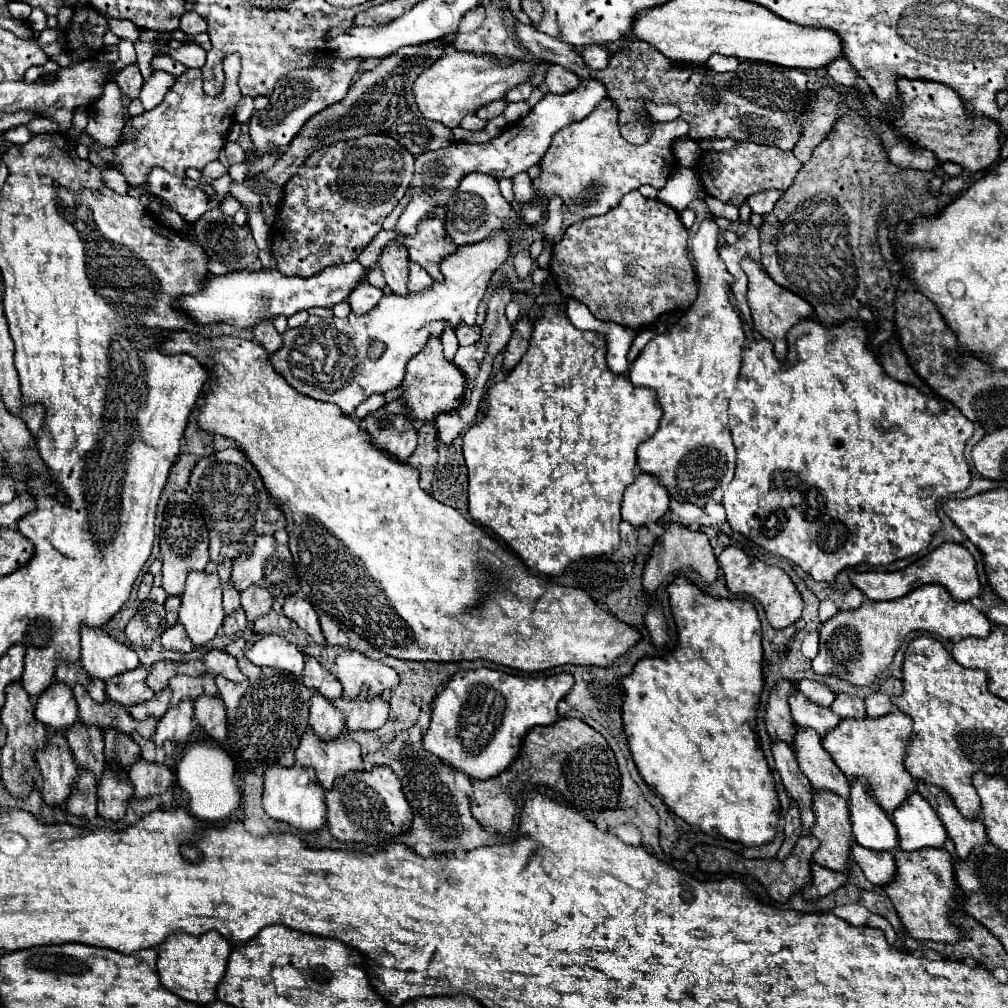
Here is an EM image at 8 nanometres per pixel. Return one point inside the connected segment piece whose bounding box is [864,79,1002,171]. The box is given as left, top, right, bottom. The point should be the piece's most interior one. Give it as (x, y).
(932, 115)

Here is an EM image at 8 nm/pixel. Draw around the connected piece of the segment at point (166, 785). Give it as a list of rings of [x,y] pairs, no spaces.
[[[140,759],[128,771],[128,779],[134,785],[134,797],[148,799],[152,795],[160,795],[168,791],[174,783],[174,773],[166,765],[146,763],[144,759]]]

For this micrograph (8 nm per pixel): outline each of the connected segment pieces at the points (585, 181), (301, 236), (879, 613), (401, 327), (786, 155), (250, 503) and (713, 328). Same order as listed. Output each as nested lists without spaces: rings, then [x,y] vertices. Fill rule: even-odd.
[[[604,99],[584,121],[566,125],[554,135],[548,153],[540,161],[542,175],[534,179],[534,189],[540,199],[558,193],[568,211],[580,215],[582,219],[604,215],[614,209],[626,193],[638,189],[640,185],[662,189],[676,169],[672,143],[686,135],[686,121],[676,119],[670,123],[654,123],[654,133],[648,143],[630,145],[618,133],[616,105]]]
[[[386,135],[338,141],[310,155],[284,185],[284,201],[272,231],[278,269],[286,275],[312,277],[324,267],[354,261],[404,197],[412,173],[414,155]]]
[[[930,583],[930,585],[914,589],[906,597],[894,599],[894,601],[886,601],[886,603],[884,601],[882,603],[868,601],[860,609],[838,611],[832,619],[828,619],[820,627],[820,651],[812,659],[812,669],[818,675],[836,675],[852,685],[858,685],[858,687],[874,687],[880,673],[884,673],[890,667],[896,651],[900,649],[900,645],[908,633],[926,631],[926,633],[932,633],[932,635],[944,637],[944,639],[964,639],[964,637],[986,637],[990,633],[990,629],[992,629],[992,625],[986,619],[986,615],[982,611],[978,611],[972,603],[958,603],[950,597],[950,593],[942,585]]]
[[[516,227],[514,233],[504,231],[476,245],[458,247],[452,257],[442,261],[444,281],[434,283],[430,291],[410,293],[408,297],[396,293],[384,295],[380,303],[362,317],[354,313],[344,319],[322,319],[312,315],[310,325],[286,329],[286,333],[282,333],[286,343],[270,355],[274,369],[292,387],[308,387],[308,397],[324,397],[324,401],[336,403],[344,415],[352,415],[352,411],[370,395],[400,385],[408,359],[424,347],[430,335],[442,335],[446,323],[456,327],[466,319],[468,325],[474,325],[476,309],[488,289],[490,277],[506,261],[514,239],[520,239]],[[372,343],[384,345],[384,351],[376,361],[368,355]],[[288,359],[294,359],[294,371]]]
[[[740,141],[734,149],[728,151],[704,151],[696,165],[704,189],[722,203],[736,207],[740,207],[748,195],[760,191],[770,191],[770,189],[786,191],[800,169],[802,163],[794,157],[792,151],[782,151],[782,149],[776,151],[776,147],[756,145],[752,141]]]
[[[230,447],[216,451],[212,457],[214,459],[204,457],[202,461],[198,461],[186,491],[200,507],[206,521],[210,533],[210,559],[216,563],[222,563],[224,559],[236,561],[238,555],[250,553],[256,537],[274,537],[278,529],[284,529],[286,517],[280,505],[272,501],[260,473],[248,461],[242,449]]]
[[[706,217],[702,223],[700,223],[700,229],[698,233],[694,235],[692,239],[692,257],[696,261],[696,277],[698,277],[698,299],[694,301],[694,305],[676,321],[678,325],[672,325],[670,327],[670,333],[668,335],[656,335],[644,349],[642,353],[638,355],[638,359],[632,363],[632,369],[628,373],[630,381],[634,385],[650,385],[654,391],[656,391],[656,399],[664,411],[662,419],[660,419],[660,427],[658,431],[650,437],[650,441],[644,441],[642,445],[638,445],[638,467],[642,473],[648,473],[652,477],[656,477],[668,491],[668,495],[672,499],[676,499],[678,503],[692,503],[692,505],[698,505],[698,507],[706,507],[708,501],[716,501],[720,503],[722,501],[722,493],[724,493],[724,487],[732,481],[734,477],[734,461],[736,461],[736,451],[734,451],[734,443],[730,439],[730,429],[728,429],[728,401],[736,389],[736,381],[738,381],[738,373],[740,373],[740,365],[742,365],[742,345],[744,345],[744,329],[742,329],[742,321],[740,321],[740,315],[736,311],[736,307],[730,305],[728,301],[728,289],[730,289],[730,279],[732,275],[726,271],[724,263],[720,261],[718,257],[718,241],[720,241],[720,227],[718,223],[714,221],[714,217]]]

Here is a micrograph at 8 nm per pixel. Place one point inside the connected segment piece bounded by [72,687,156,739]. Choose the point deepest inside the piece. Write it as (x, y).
(109, 714)

